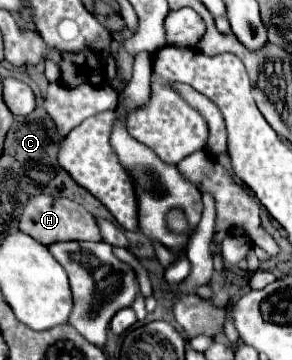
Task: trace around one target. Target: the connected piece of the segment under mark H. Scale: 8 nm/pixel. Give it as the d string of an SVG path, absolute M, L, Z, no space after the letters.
M36 195L24 207L20 217L20 231L34 237L42 245L52 245L58 241L102 241L94 215L90 215L82 205L70 199L52 199L48 195Z

